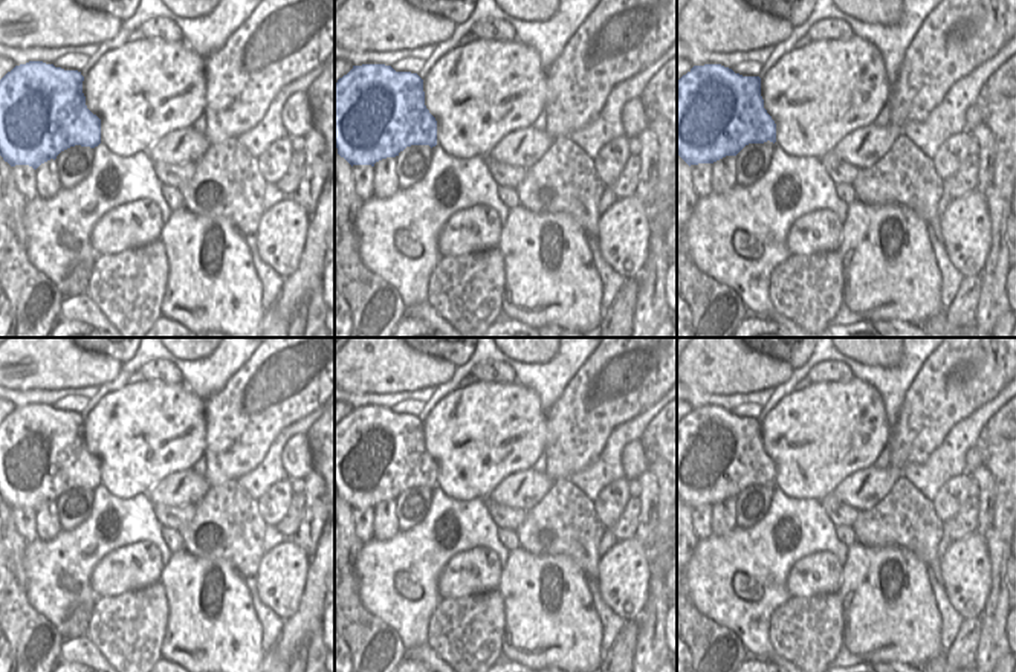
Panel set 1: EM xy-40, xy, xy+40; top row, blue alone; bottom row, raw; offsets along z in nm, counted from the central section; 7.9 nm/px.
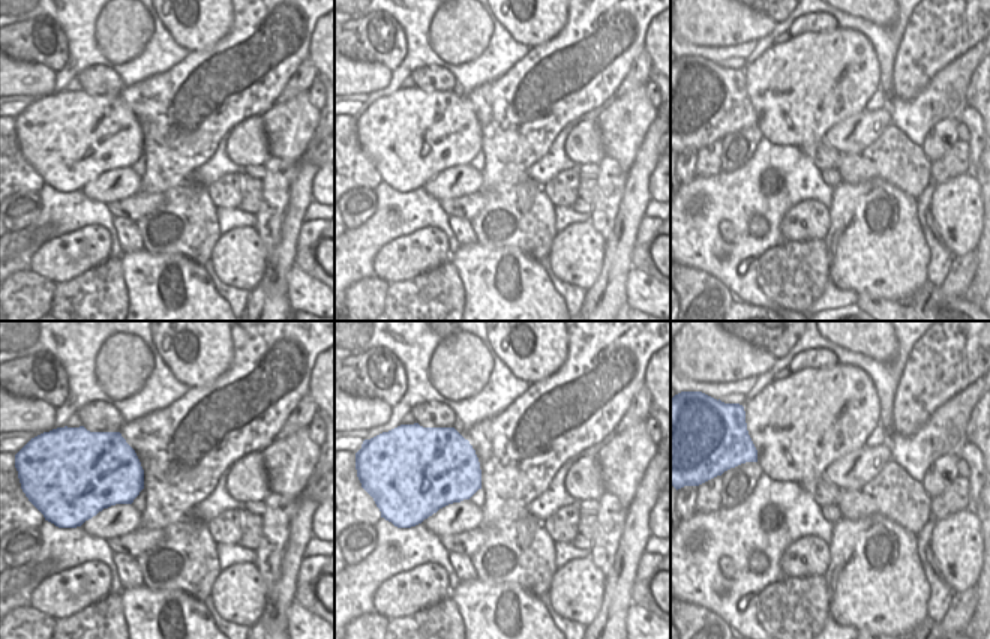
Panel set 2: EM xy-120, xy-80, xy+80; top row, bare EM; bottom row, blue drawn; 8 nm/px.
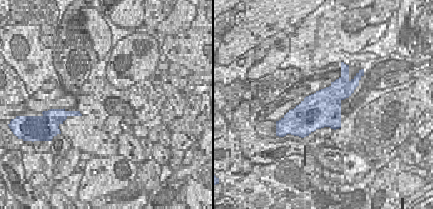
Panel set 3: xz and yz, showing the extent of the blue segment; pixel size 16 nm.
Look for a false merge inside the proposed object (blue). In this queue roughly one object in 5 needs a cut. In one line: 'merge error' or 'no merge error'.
merge error

